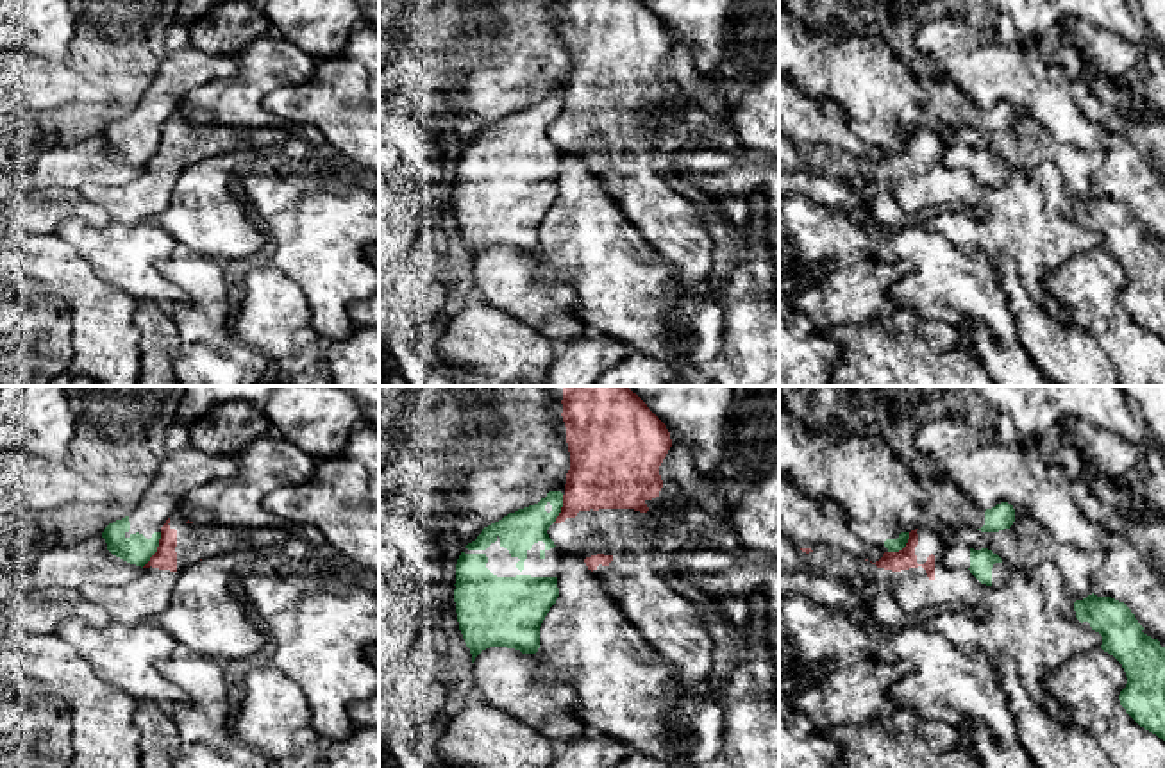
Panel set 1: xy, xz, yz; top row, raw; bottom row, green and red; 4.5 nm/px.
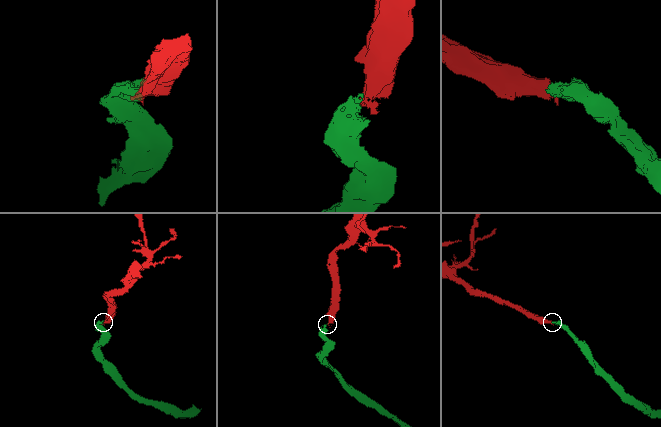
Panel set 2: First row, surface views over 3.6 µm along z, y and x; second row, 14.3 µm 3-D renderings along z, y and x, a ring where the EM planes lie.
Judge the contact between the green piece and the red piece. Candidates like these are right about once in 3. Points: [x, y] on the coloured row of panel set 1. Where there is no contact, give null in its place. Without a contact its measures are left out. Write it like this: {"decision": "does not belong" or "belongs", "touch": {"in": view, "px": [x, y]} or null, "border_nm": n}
{"decision": "does not belong", "touch": {"in": "xy", "px": [156, 550]}, "border_nm": 180}

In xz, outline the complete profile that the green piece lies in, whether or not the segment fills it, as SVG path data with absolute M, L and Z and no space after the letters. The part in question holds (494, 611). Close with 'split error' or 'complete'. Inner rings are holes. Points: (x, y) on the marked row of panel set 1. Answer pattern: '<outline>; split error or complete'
M561 479L538 504L484 527L477 539L463 548L456 564L454 602L472 663L490 647L507 647L522 654L538 652L540 627L559 597L557 575L563 552L547 530L561 513L565 484L566 480Z; split error

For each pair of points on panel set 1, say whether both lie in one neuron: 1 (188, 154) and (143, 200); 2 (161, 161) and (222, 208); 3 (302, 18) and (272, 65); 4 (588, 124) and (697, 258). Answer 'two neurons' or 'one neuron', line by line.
1: one neuron
2: two neurons
3: two neurons
4: one neuron

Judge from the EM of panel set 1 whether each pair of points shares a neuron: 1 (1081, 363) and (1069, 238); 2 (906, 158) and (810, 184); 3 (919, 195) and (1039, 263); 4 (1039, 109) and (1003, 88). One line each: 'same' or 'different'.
1: different
2: different
3: same
4: same

